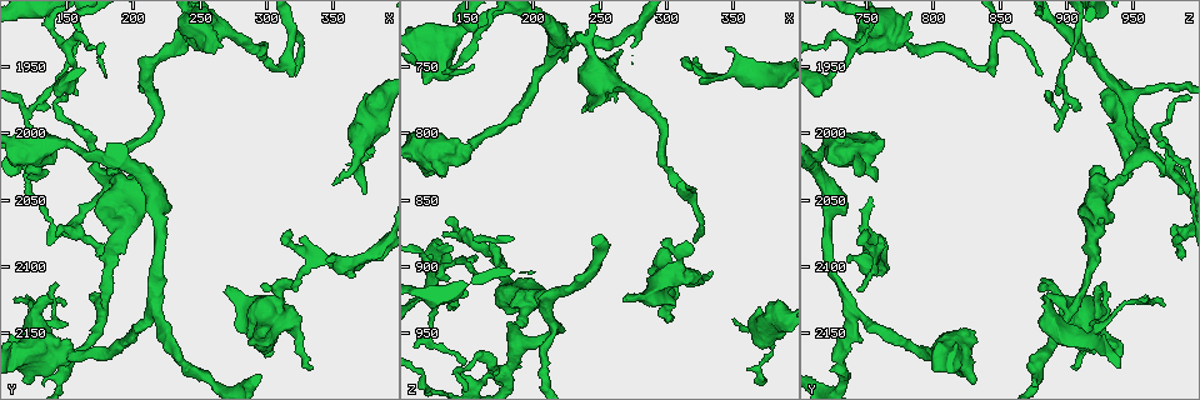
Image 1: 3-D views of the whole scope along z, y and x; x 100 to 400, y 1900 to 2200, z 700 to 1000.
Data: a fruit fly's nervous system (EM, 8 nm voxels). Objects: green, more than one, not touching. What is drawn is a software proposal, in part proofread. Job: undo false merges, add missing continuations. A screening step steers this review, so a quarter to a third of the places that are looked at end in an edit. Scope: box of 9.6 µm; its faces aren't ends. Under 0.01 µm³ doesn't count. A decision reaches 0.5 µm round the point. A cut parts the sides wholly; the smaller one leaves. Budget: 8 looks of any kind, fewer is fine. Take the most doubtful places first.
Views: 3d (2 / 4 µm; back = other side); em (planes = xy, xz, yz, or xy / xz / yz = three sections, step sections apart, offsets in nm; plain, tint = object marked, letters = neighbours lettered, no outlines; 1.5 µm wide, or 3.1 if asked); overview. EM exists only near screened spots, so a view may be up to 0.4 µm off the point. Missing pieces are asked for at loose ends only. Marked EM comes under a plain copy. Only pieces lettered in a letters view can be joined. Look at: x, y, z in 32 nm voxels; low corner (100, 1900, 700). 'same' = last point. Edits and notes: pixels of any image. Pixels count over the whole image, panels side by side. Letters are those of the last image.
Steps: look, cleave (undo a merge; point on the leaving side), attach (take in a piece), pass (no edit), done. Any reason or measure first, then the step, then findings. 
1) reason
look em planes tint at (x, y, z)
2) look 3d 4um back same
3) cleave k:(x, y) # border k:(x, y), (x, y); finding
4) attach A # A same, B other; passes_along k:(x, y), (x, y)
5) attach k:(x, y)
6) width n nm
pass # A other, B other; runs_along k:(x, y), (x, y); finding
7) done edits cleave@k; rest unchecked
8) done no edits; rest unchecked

abrupt turn
look 3d 2um at (308, 1948, 840)

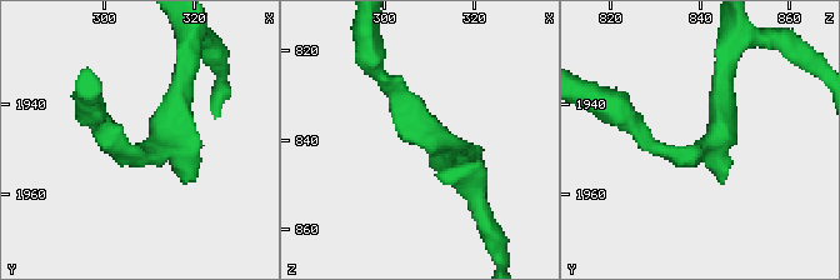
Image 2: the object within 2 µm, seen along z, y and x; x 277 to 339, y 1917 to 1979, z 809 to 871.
arm_widths 170, 200 nm; shape alone is not enough
look em yz step 4 tint at (310, 1951, 840)

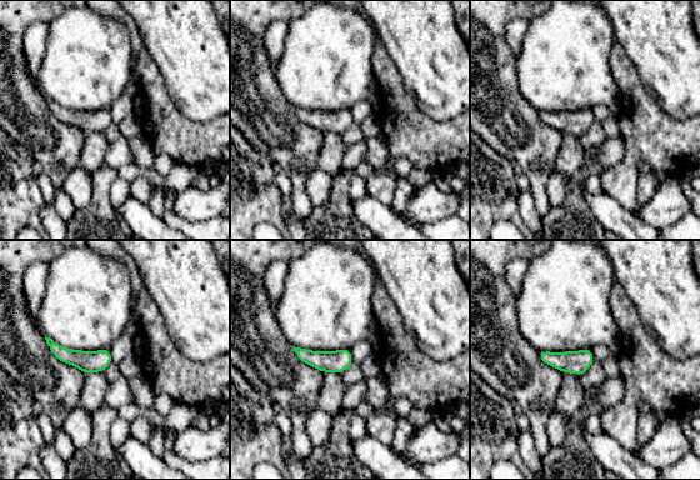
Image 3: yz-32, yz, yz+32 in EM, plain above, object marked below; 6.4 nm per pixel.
what lies round it
look em yz step 4 letters same

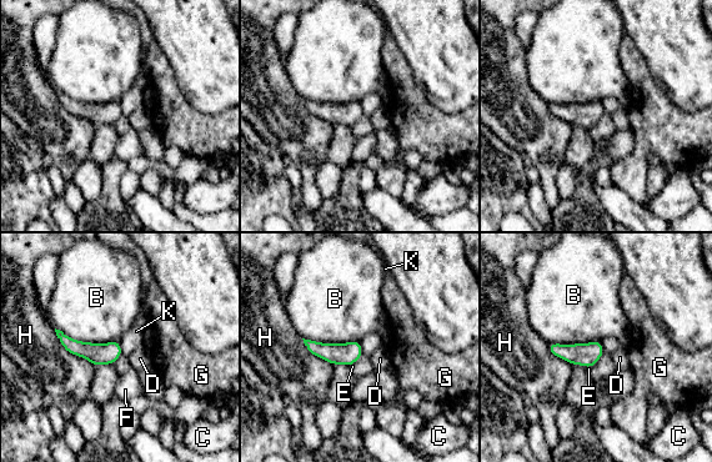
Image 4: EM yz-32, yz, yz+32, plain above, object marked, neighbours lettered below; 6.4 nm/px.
width 140 nm
pass # B other, C other, D other, E other, F other, G other, H other, K other; runs_along 4:(60, 335), (79, 348), (118, 352); continuous, no second neuron

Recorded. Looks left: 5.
an open end
look em planes letters at (138, 2128, 888)

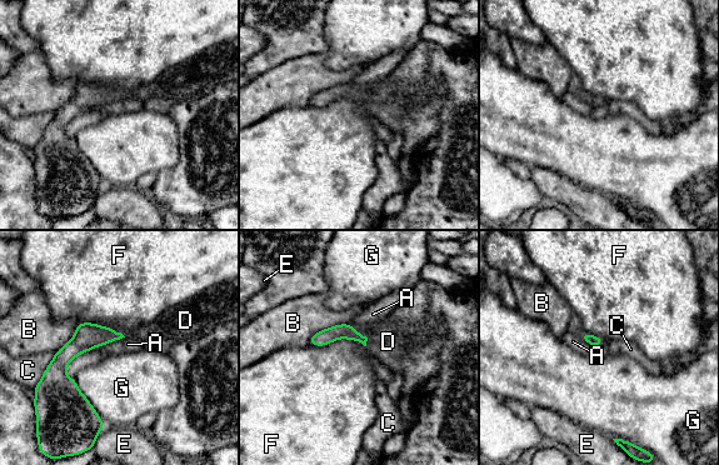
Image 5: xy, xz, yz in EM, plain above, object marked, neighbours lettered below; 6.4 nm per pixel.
longest_contact F 380 nm
attach D # A other, B other, C other, D same, E other, F other, G other; passes_along 5:(326, 336), (362, 334), (388, 340); the neuron continues

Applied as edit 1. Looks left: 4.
free end
look em planes letters at (266, 2118, 926)

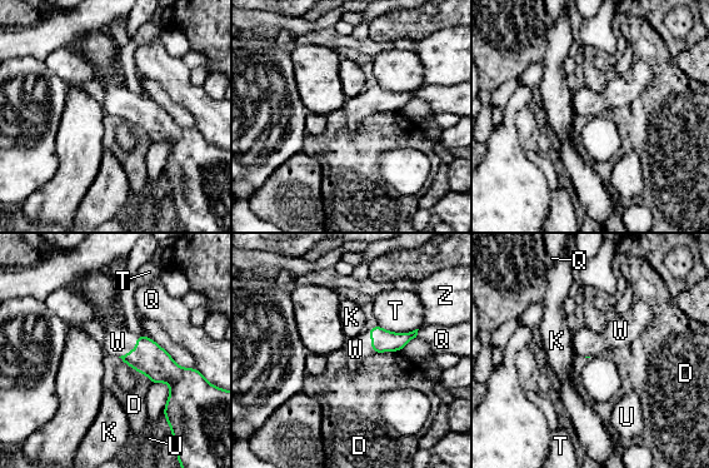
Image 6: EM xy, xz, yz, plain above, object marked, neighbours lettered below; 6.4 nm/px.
attach W # D other, K other, Q other, T other, U other, W same, Z other; the neuron continues

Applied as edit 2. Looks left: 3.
done edits attach@5, attach@6; rest unchecked

